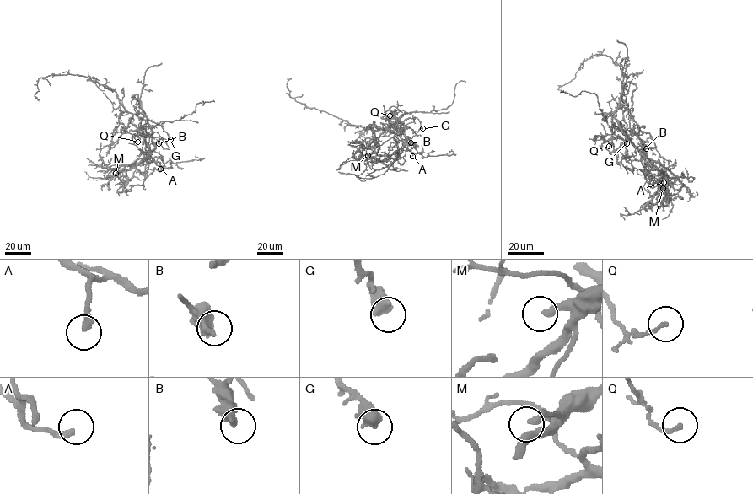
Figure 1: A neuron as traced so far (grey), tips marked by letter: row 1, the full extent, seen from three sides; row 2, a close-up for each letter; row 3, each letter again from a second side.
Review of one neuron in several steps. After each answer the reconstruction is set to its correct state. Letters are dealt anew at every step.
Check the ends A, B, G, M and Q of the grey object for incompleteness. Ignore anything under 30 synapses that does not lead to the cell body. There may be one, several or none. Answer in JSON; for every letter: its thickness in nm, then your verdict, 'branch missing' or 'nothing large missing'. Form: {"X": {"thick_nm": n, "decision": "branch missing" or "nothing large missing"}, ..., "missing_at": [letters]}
{"A": {"thick_nm": 260, "decision": "nothing large missing"}, "B": {"thick_nm": 480, "decision": "nothing large missing"}, "G": {"thick_nm": 600, "decision": "nothing large missing"}, "M": {"thick_nm": 280, "decision": "nothing large missing"}, "Q": {"thick_nm": 160, "decision": "nothing large missing"}, "missing_at": []}

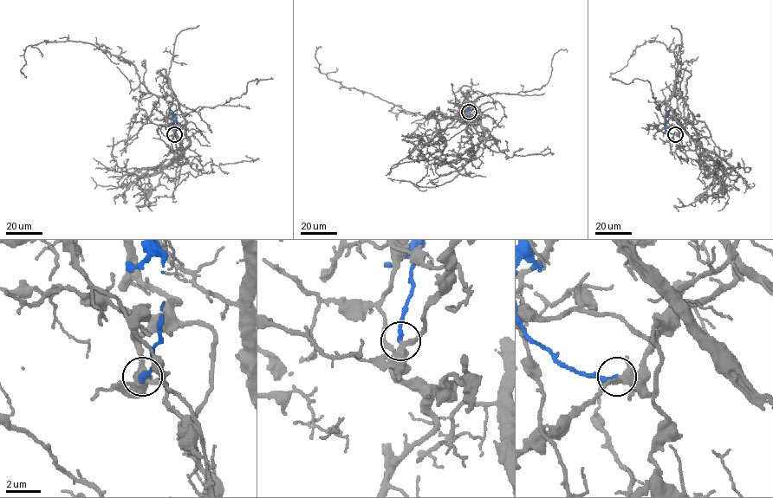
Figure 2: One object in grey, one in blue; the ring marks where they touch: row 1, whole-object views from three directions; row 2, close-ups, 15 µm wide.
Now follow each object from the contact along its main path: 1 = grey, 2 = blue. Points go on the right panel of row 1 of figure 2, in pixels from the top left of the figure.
1: (675, 133), (665, 124), (682, 65), (663, 43), (637, 45), (611, 78)
2: (675, 133), (669, 132), (665, 126), (671, 106)

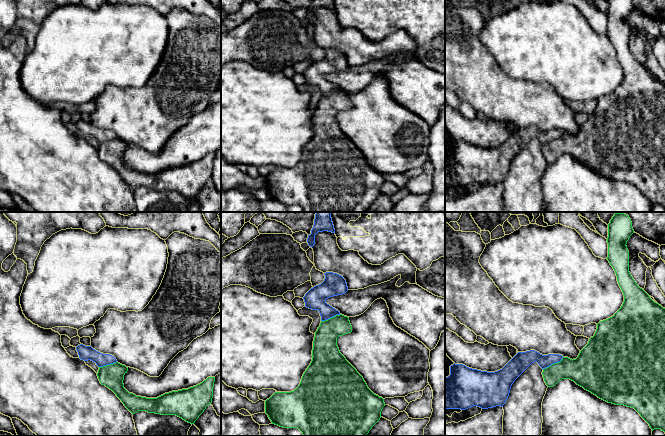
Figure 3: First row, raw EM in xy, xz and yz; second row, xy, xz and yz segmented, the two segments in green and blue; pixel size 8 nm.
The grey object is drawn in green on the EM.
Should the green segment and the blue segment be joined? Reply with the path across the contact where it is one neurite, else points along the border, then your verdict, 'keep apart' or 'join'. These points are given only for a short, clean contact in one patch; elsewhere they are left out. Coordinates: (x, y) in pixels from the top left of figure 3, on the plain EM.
along yz (563, 133), (543, 145) | keep apart

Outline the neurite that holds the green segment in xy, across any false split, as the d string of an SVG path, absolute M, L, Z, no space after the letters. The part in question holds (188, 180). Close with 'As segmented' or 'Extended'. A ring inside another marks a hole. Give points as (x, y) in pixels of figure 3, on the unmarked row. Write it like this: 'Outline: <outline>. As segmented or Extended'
Outline: M118 138L99 143L97 152L102 161L112 166L124 182L132 189L146 187L161 191L176 191L194 200L206 183L212 179L215 153L202 159L165 169L157 174L146 174L129 169L123 160L128 144Z. As segmented

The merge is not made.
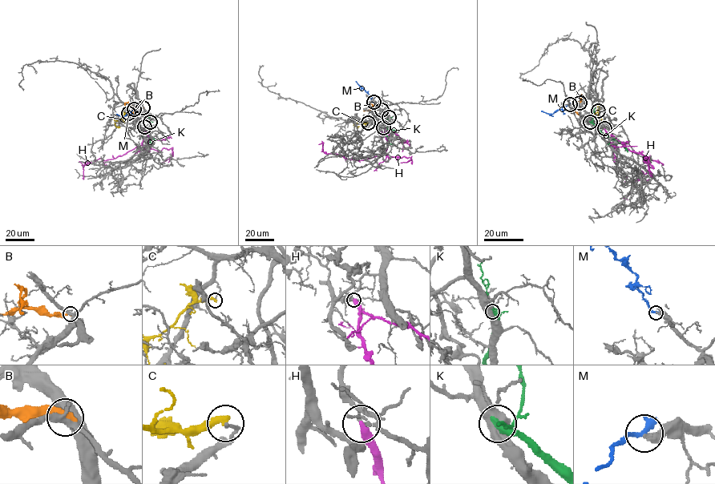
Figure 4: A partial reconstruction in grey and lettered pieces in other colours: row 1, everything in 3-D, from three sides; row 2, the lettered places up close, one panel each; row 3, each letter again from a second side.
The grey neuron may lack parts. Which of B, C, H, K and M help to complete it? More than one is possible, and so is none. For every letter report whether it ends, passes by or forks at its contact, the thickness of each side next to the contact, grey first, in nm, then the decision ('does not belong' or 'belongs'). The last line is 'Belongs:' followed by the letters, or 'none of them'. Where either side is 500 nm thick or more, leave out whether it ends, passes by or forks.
B: it ends | 320/360 nm | does not belong
C: it ends | 160/320 nm | does not belong
H: it ends | 140/360 nm | does not belong
K: 550/400 nm | does not belong
M: it ends | 480/380 nm | does not belong
Belongs: none of them

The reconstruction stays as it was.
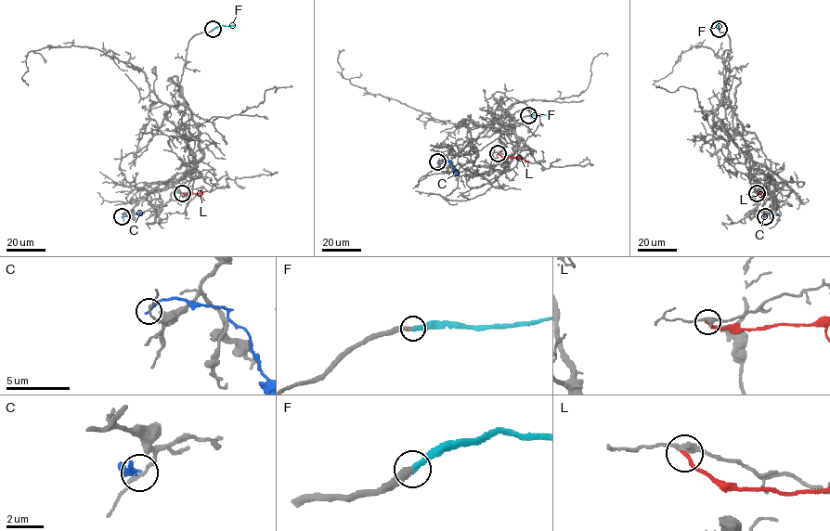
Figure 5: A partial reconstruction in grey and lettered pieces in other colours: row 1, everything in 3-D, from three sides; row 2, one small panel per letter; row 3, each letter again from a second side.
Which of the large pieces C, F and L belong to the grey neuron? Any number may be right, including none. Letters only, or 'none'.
F

